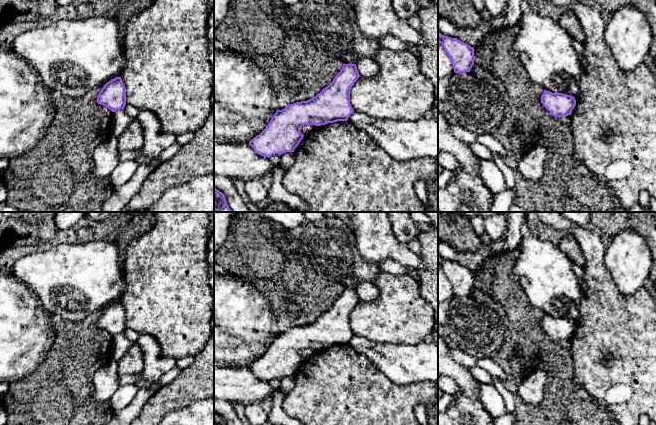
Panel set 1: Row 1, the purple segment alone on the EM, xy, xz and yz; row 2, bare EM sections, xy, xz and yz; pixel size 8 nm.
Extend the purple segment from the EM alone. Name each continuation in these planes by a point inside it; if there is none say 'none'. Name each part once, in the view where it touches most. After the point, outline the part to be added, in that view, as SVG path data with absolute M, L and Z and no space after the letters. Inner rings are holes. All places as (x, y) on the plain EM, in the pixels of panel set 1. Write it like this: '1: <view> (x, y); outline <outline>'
none

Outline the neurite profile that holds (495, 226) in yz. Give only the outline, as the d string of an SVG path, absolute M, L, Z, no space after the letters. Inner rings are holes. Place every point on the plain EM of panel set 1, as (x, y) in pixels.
M496 214L484 218L484 230L490 237L491 241L505 237L507 232L507 216L506 214Z

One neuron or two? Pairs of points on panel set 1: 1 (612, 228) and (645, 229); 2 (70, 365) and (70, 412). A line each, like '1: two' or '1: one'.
1: one
2: one

